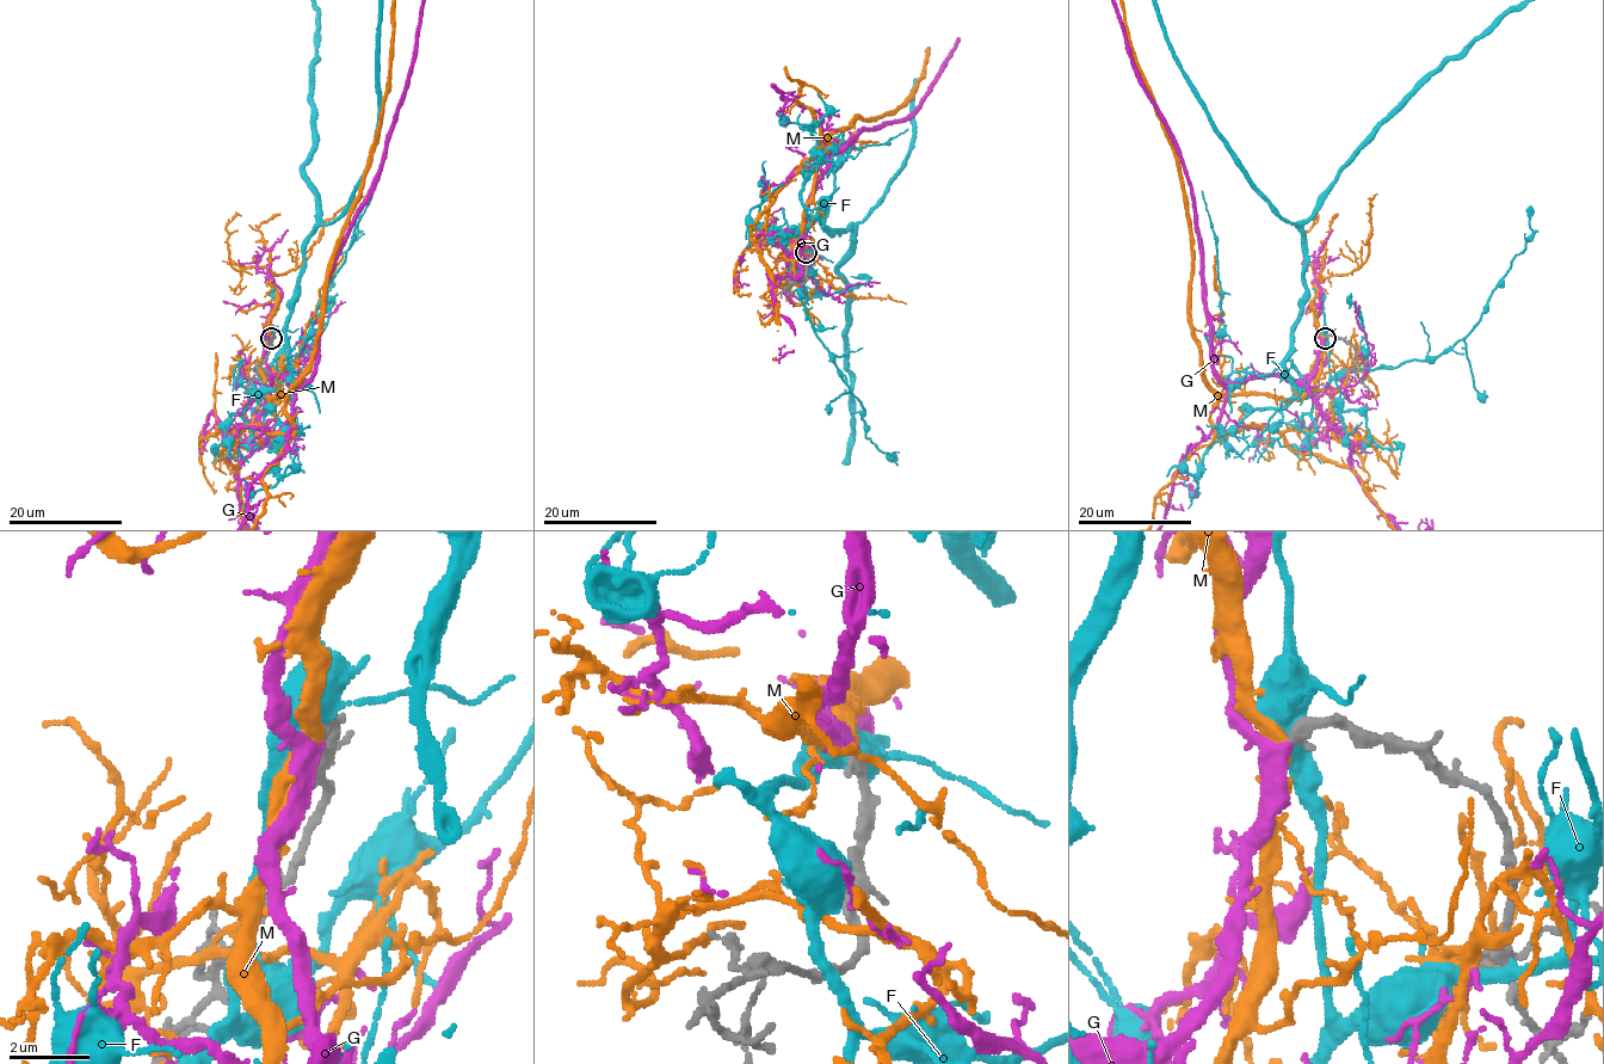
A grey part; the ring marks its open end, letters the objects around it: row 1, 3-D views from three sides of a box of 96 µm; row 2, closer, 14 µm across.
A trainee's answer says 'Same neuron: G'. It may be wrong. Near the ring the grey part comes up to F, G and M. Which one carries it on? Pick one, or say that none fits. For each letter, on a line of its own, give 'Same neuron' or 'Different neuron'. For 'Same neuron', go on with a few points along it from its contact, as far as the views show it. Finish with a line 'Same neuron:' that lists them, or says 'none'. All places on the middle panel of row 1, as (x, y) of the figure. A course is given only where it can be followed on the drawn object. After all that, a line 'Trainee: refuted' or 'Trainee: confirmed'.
F: Different neuron
G: Same neuron
M: Different neuron
Same neuron: G
Trainee: confirmed

